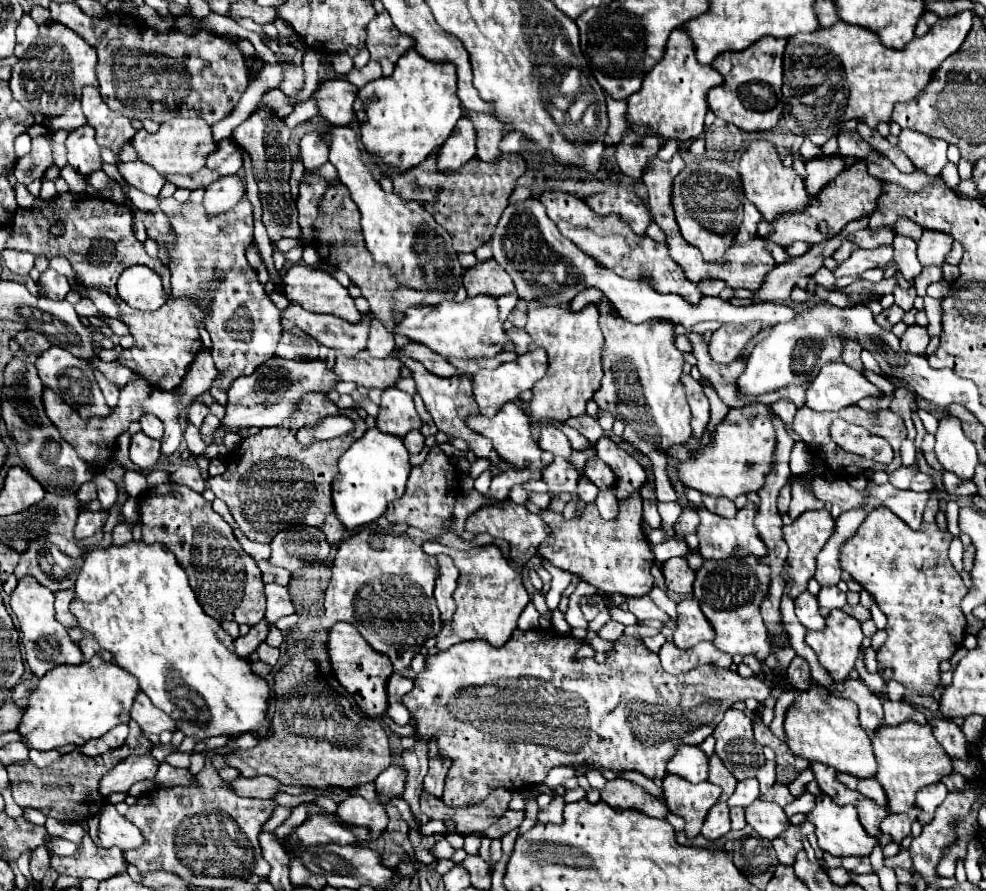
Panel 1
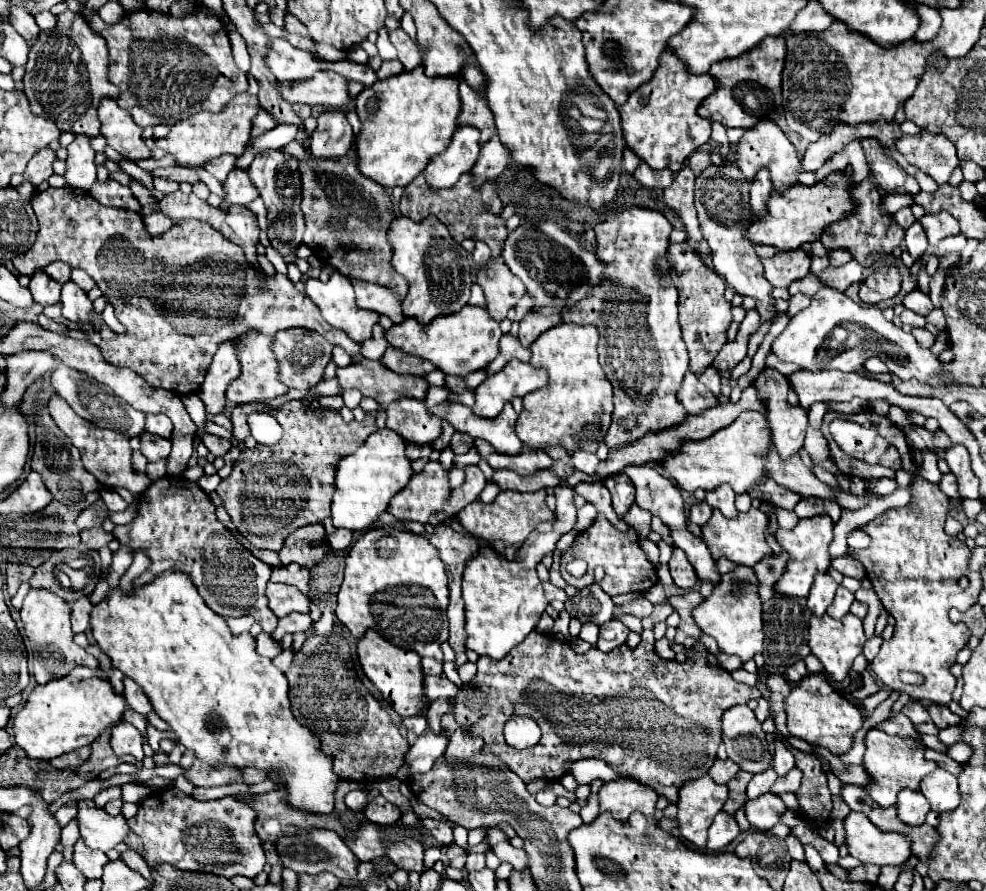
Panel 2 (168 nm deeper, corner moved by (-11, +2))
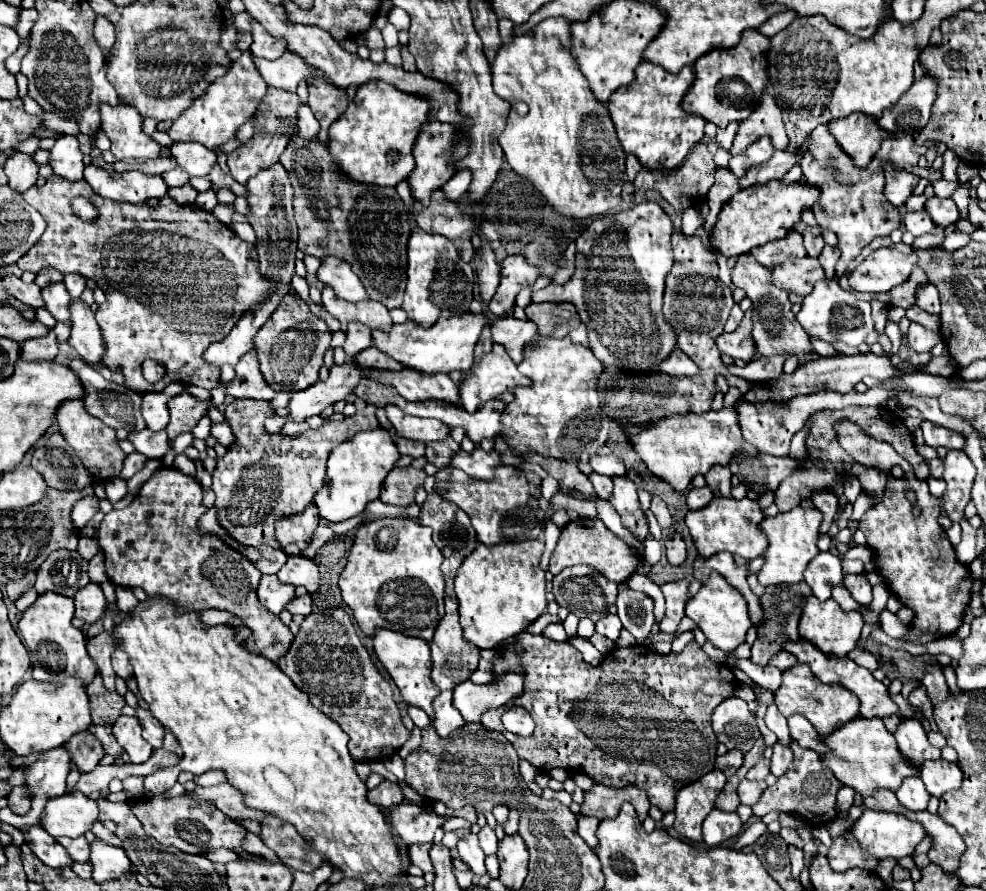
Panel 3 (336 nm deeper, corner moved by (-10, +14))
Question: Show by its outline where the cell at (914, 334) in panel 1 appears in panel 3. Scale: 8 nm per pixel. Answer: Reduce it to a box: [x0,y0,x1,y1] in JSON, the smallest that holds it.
[908,322,942,352]

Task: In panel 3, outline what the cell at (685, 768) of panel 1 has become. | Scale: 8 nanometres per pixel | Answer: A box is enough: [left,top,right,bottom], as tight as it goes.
[716,750,742,774]

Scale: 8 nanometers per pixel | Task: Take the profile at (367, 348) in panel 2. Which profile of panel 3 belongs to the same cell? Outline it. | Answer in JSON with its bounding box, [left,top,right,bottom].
[344,322,372,356]

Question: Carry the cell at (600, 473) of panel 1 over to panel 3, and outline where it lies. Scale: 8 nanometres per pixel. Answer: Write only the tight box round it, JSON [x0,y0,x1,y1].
[610,476,648,540]

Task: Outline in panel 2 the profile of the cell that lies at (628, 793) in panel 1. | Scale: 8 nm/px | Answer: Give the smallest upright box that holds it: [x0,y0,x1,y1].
[599,780,657,822]

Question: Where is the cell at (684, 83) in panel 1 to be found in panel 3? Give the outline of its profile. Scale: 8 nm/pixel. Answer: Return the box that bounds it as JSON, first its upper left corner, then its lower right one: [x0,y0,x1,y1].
[608,62,706,168]

